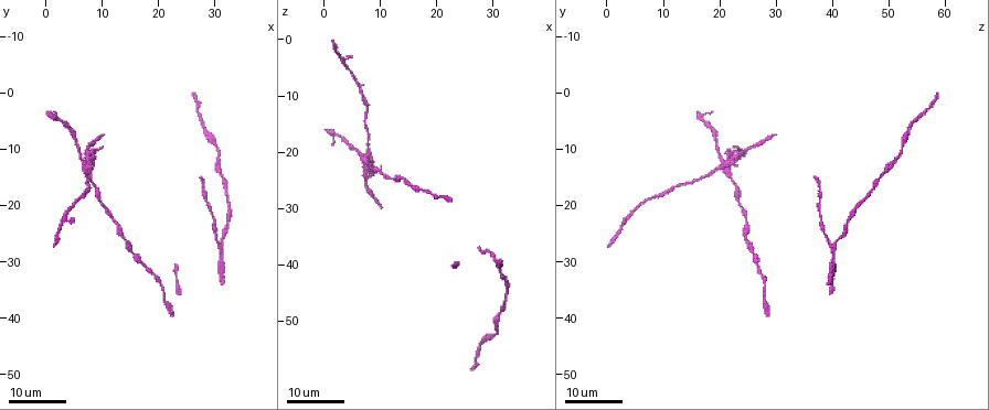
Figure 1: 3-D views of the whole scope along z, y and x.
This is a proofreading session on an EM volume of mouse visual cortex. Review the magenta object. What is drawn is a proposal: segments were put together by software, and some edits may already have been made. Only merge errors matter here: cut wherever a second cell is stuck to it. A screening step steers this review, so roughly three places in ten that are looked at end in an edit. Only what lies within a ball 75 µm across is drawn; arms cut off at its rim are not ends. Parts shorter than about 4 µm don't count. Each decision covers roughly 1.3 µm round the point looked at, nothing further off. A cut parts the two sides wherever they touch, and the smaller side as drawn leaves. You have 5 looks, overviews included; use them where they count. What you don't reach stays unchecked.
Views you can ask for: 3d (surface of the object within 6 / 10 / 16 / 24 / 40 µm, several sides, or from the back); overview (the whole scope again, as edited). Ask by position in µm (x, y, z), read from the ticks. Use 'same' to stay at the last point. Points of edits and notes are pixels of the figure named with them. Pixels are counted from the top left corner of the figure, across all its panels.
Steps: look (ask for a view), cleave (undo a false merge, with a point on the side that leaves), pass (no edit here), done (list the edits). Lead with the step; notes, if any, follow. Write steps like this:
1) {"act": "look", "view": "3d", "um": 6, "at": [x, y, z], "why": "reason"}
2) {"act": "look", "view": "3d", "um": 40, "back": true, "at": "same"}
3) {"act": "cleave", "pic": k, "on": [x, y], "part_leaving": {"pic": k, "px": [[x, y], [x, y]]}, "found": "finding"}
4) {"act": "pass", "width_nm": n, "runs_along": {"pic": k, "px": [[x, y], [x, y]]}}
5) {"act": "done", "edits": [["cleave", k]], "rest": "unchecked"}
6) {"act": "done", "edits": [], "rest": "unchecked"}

{"act": "look", "view": "3d", "um": 16, "at": [29.5, 8.5, 53.0], "why": "calibre changes"}

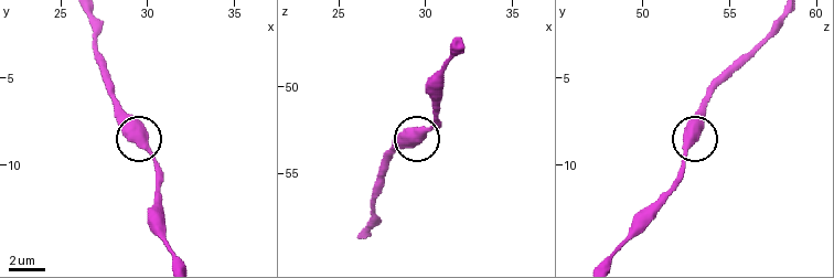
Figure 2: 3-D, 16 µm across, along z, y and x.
{"act": "look", "view": "3d", "um": 10, "at": [29.8, 8.5, 52.8], "why": "zoom in"}

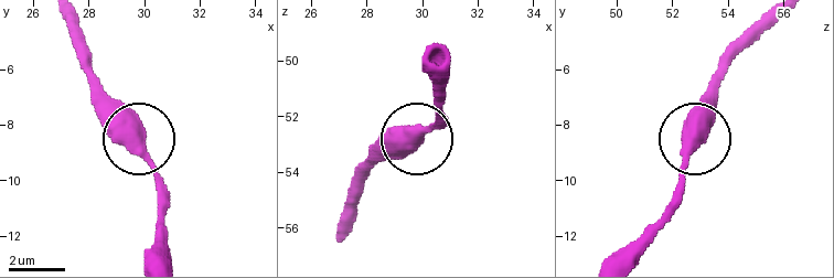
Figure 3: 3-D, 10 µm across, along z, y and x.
{"act": "pass", "runs_along": {"pic": 3, "px": [[168, 258], [149, 151], [92, 89]]}, "found": "continuous, no second cell"}

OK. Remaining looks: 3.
{"act": "look", "view": "3d", "um": 16, "at": [31.0, 27.0, 40.0], "why": "three-way junction"}

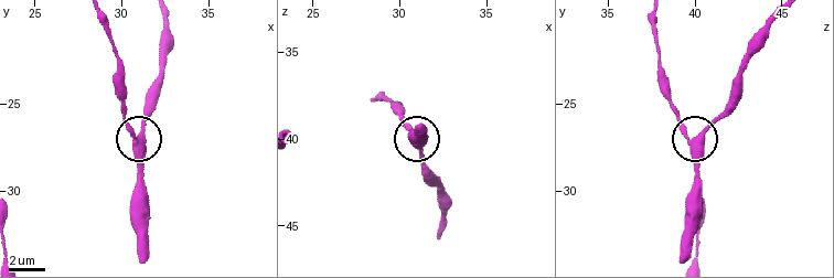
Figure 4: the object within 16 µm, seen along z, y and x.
{"act": "look", "view": "3d", "um": 6, "at": [31.0, 26.9, 40.1]}

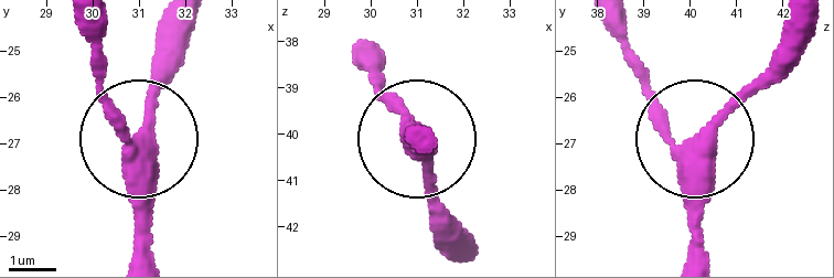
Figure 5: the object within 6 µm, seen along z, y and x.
{"act": "pass", "arms": 3, "found": "continuous, no second cell"}

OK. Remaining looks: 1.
{"act": "done", "edits": [], "rest": "unchecked"}

